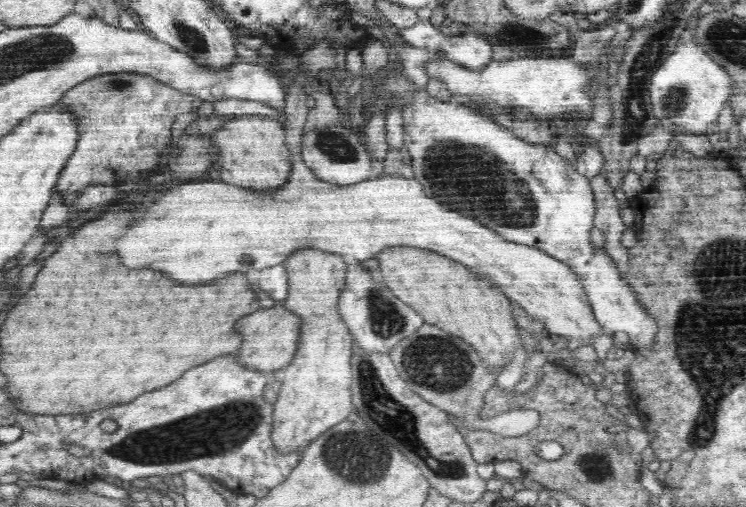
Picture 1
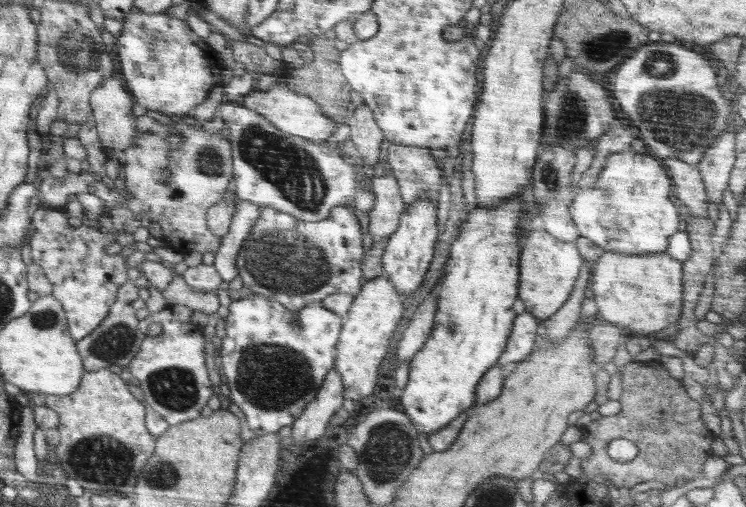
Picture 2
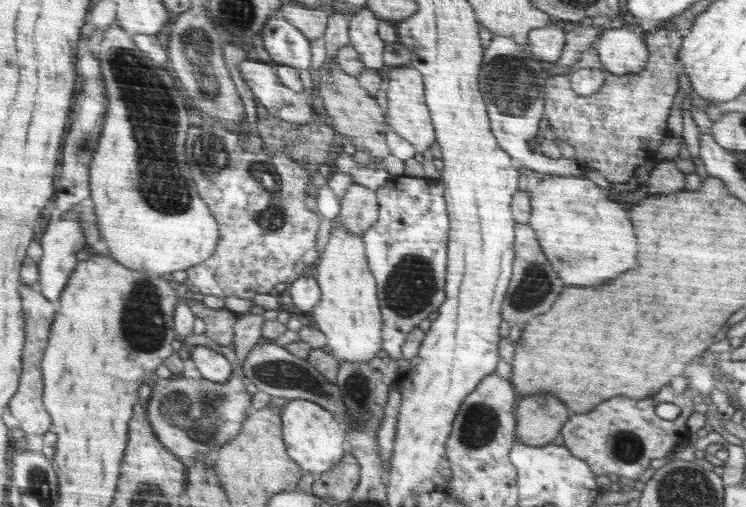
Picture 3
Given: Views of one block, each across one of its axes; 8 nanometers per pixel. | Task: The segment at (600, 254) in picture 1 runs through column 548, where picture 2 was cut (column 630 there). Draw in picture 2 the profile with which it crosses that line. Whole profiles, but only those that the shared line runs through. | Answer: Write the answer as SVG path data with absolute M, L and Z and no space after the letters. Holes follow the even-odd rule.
M624 151L606 159L604 172L598 175L592 188L578 189L569 211L578 234L588 238L605 252L622 254L660 254L678 232L678 212L668 200L670 178L662 160L652 156Z

